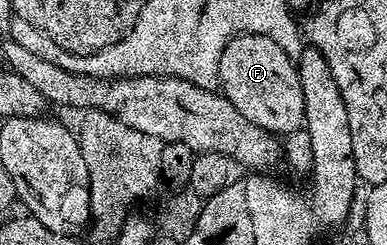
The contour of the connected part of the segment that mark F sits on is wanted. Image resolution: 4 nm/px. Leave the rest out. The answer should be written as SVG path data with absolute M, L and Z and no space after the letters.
M239 34L226 44L220 61L219 89L225 98L258 128L266 128L271 134L287 136L301 129L306 122L306 86L296 71L293 55L277 39L268 34Z

